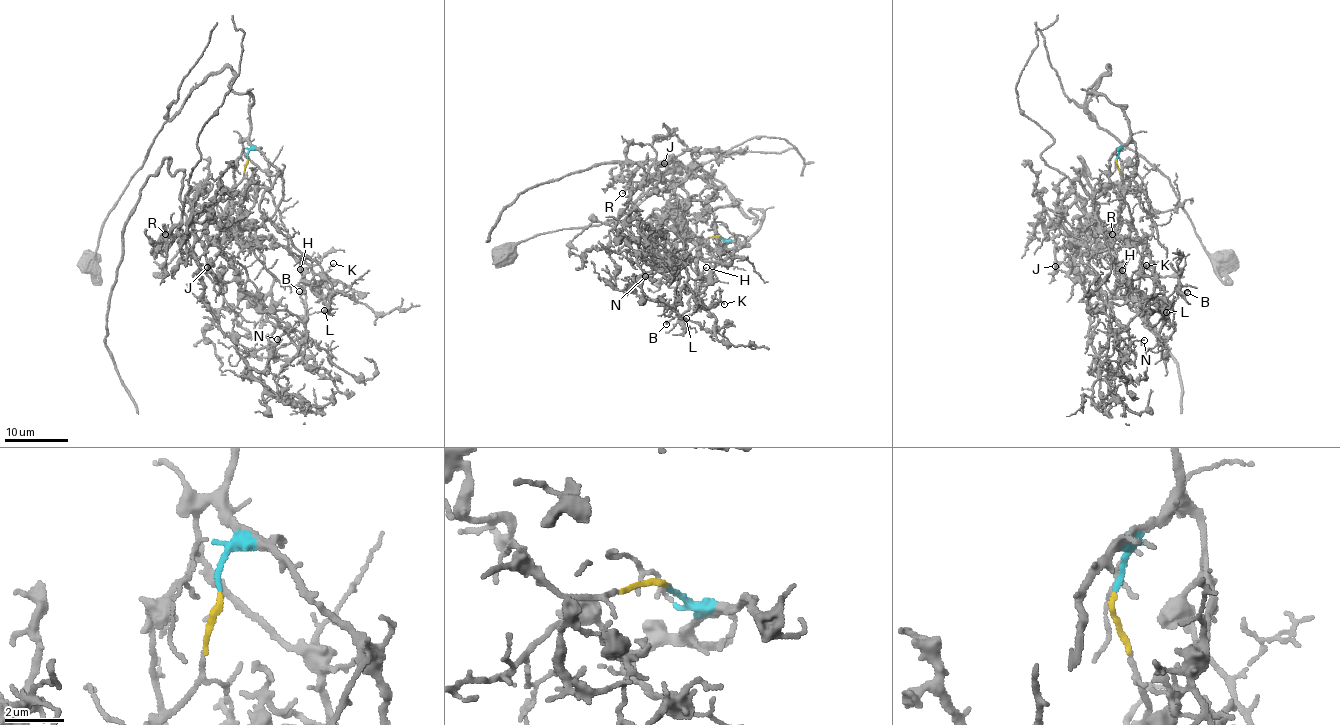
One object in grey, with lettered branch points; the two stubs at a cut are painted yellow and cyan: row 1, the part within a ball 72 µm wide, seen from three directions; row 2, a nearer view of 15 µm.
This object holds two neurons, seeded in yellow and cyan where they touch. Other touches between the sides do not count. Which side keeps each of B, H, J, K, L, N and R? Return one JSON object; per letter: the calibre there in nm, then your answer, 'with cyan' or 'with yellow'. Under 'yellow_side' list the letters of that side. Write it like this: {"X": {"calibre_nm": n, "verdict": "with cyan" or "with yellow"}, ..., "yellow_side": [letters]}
{"B": {"calibre_nm": 110, "verdict": "with cyan"}, "H": {"calibre_nm": 100, "verdict": "with yellow"}, "J": {"calibre_nm": 160, "verdict": "with yellow"}, "K": {"calibre_nm": 110, "verdict": "with yellow"}, "L": {"calibre_nm": 100, "verdict": "with cyan"}, "N": {"calibre_nm": 140, "verdict": "with cyan"}, "R": {"calibre_nm": 110, "verdict": "with yellow"}, "yellow_side": ["H", "J", "K", "R"]}

